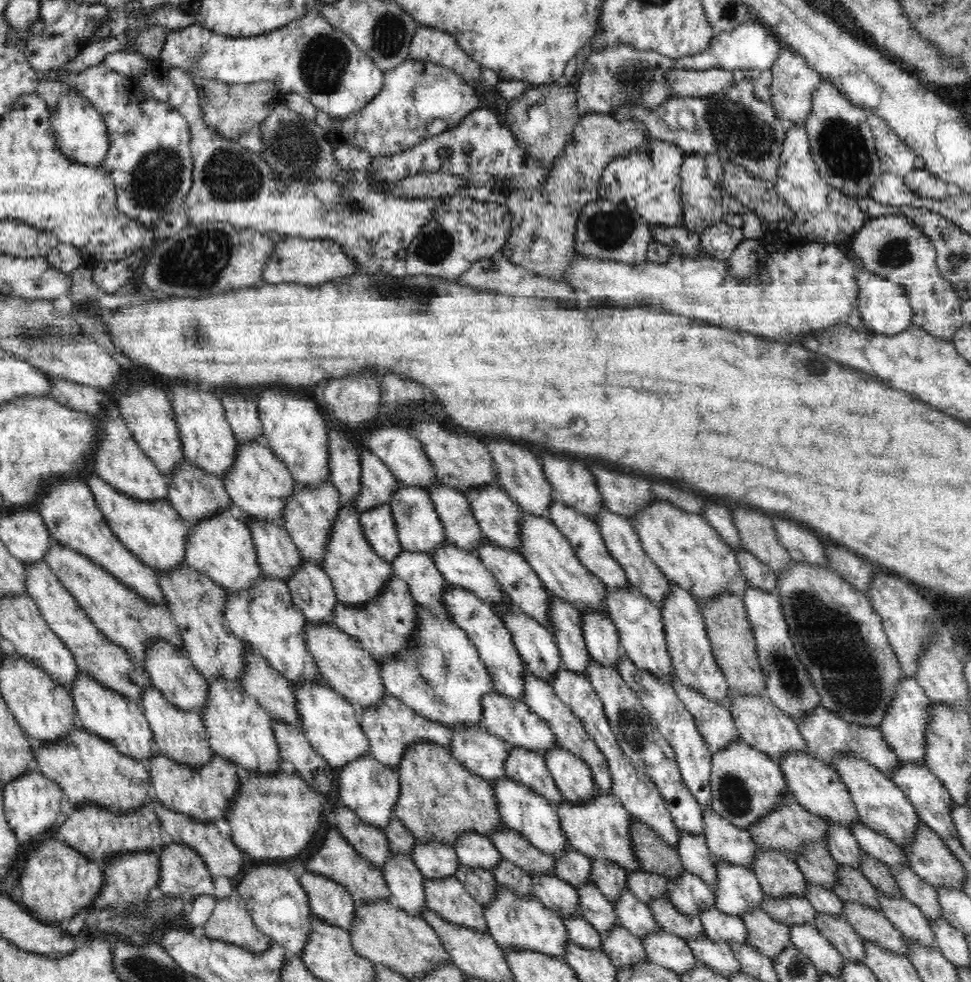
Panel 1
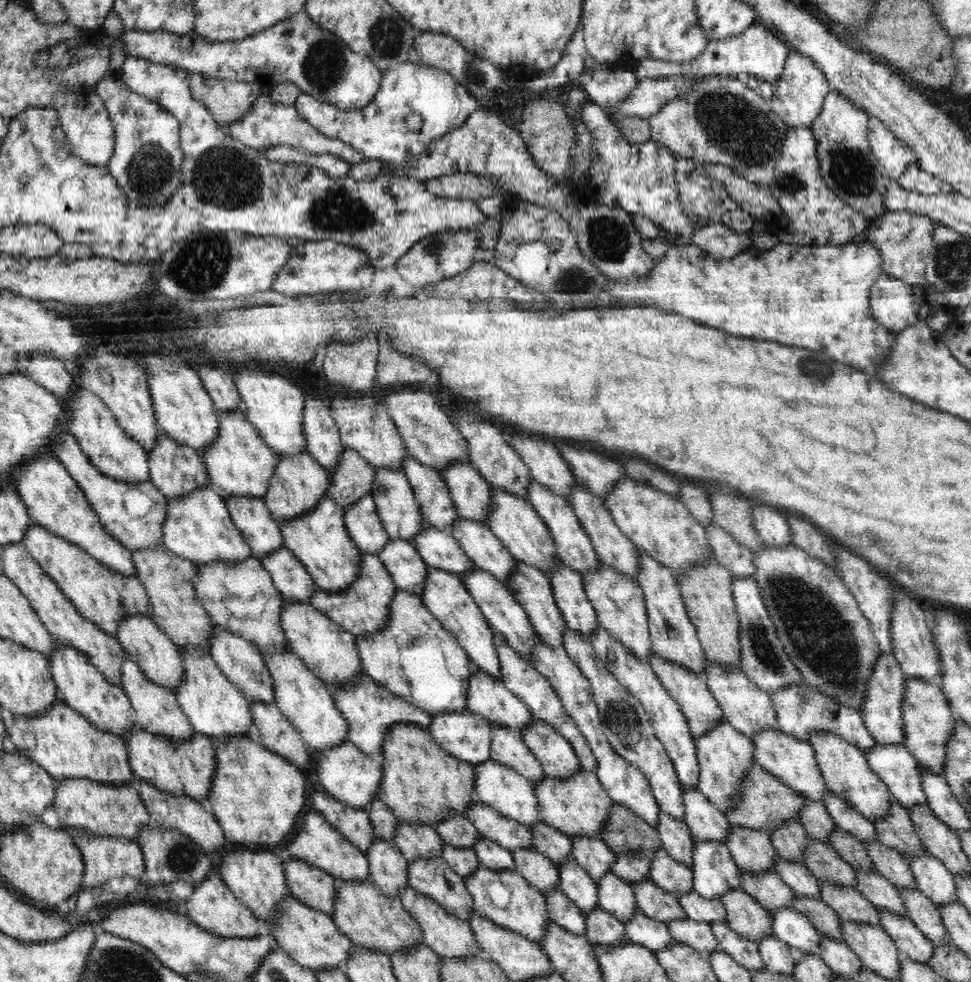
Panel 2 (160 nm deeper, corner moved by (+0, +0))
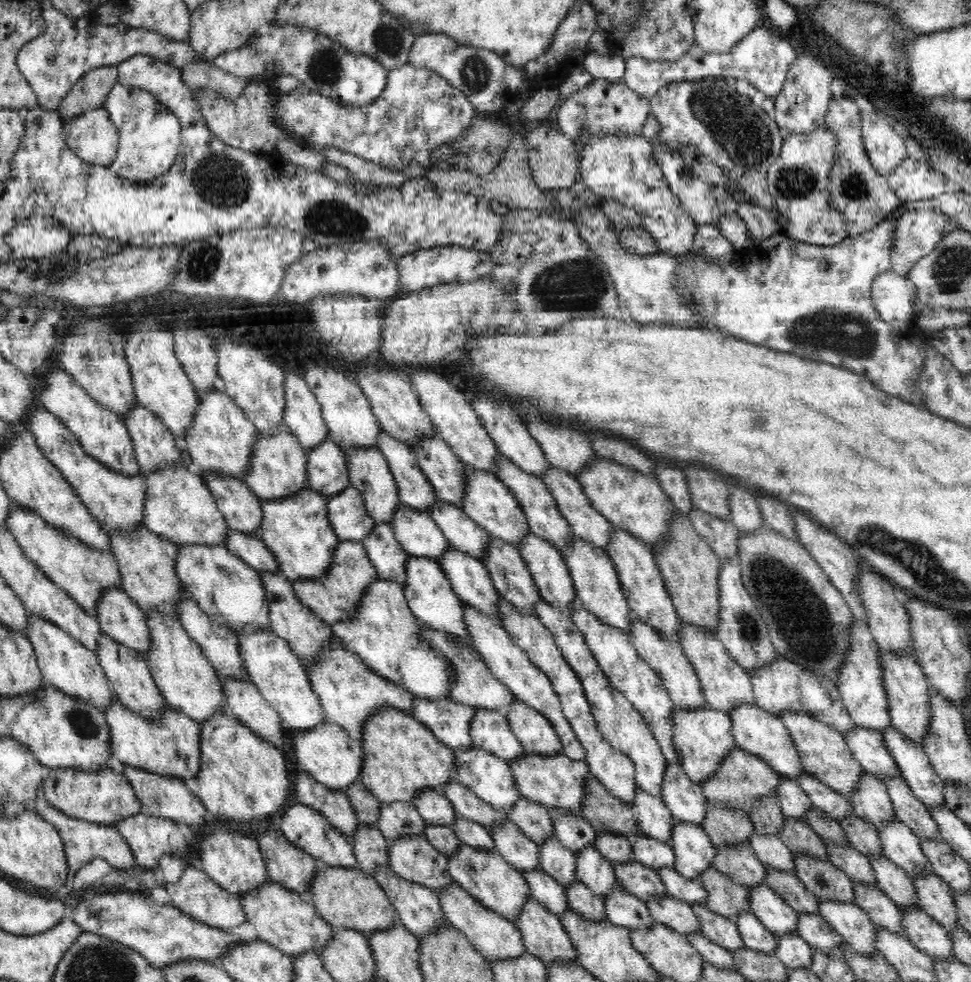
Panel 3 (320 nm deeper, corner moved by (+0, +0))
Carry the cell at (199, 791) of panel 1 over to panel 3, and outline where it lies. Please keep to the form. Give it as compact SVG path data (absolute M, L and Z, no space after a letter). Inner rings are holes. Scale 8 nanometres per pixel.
M118 699L102 711L110 726L110 753L124 765L161 776L184 779L185 775L197 774L201 765L201 724L195 722L174 707L164 707L164 712L149 720L123 706Z

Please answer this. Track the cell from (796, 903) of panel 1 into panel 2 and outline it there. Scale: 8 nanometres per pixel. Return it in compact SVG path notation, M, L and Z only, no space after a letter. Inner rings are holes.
M742 871L741 889L754 897L767 911L781 908L791 908L792 901L796 900L792 890L776 871L763 873L748 873Z

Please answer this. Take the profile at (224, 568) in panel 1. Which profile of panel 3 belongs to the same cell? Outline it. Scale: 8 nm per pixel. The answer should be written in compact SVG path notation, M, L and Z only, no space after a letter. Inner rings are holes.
M168 465L157 471L140 474L145 484L144 520L148 529L167 541L178 545L223 545L227 532L230 531L224 515L218 509L215 498L205 481L188 471L184 465Z

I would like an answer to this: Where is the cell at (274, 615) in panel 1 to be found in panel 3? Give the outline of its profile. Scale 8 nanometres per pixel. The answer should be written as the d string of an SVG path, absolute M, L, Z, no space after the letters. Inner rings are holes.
M178 545L177 547L176 574L180 577L184 590L192 595L192 599L205 613L236 632L246 626L252 630L270 629L265 588L260 571L248 566L224 545Z

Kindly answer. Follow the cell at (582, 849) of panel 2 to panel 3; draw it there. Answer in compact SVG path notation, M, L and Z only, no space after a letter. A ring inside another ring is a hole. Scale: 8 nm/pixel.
M549 811L556 839L574 855L586 846L596 846L595 828L580 814Z

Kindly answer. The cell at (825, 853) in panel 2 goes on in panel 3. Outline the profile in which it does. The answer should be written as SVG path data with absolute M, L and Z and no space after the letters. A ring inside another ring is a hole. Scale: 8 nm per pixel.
M786 817L778 836L794 854L807 854L829 861L828 850L819 834L802 819Z

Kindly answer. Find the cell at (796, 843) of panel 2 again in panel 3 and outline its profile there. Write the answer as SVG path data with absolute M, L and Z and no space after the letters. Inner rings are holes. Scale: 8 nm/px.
M772 795L753 802L753 809L747 813L756 832L760 834L767 834L767 836L775 834L778 837L779 832L783 830L786 816L784 816L776 797Z

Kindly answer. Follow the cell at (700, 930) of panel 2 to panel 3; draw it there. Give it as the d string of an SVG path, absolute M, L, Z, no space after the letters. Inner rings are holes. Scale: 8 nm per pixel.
M672 895L653 896L647 900L647 907L654 921L686 935L692 931L701 931L700 923L690 903L676 899Z

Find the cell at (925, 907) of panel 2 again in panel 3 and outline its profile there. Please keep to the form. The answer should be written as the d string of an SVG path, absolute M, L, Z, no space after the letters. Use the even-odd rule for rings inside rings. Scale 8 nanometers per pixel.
M867 856L877 880L877 887L884 891L901 909L918 905L913 878L904 869L883 856Z

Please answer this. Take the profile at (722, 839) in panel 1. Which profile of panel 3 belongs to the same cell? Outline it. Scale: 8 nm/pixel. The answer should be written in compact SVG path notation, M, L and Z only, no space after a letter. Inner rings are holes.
M667 761L661 799L675 821L699 825L710 804L704 796L700 783L693 782L679 764Z

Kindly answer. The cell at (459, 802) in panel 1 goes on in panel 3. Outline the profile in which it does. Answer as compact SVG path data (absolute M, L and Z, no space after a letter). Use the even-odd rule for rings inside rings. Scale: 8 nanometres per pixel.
M380 708L376 710L368 722L362 726L364 738L362 738L363 761L360 780L365 787L381 802L410 801L417 795L420 789L442 790L442 786L456 780L455 751L444 745L436 736L412 715L398 708Z

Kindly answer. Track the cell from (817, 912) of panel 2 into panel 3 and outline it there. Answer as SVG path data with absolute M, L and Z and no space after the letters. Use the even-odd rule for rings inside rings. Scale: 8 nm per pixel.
M765 865L765 879L794 910L804 913L819 913L819 898L792 872L780 871Z

